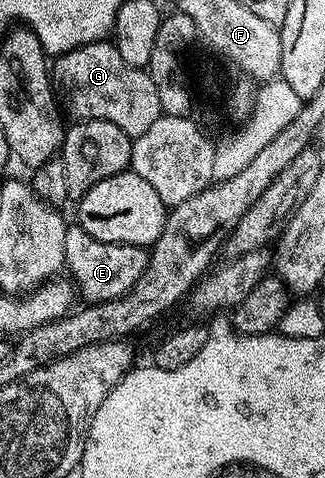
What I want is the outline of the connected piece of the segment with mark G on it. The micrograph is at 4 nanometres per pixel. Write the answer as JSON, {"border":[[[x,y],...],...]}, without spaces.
{"border":[[[98,40],[54,57],[49,75],[58,103],[68,117],[72,116],[72,121],[113,122],[113,126],[121,129],[126,136],[134,138],[145,134],[145,130],[149,130],[149,126],[164,115],[151,73],[129,66],[114,43],[107,40]]]}

